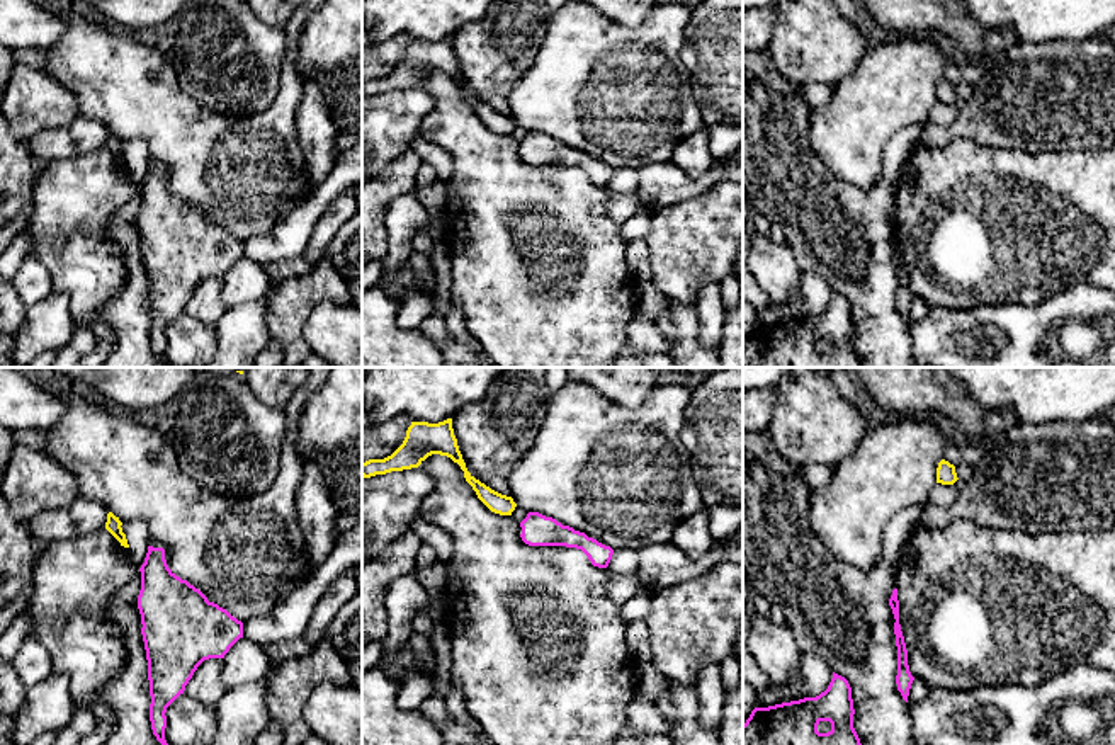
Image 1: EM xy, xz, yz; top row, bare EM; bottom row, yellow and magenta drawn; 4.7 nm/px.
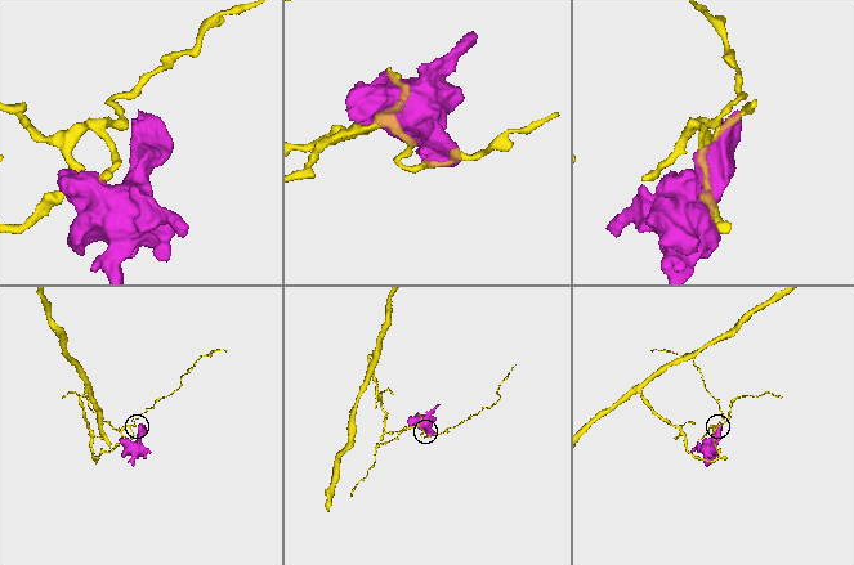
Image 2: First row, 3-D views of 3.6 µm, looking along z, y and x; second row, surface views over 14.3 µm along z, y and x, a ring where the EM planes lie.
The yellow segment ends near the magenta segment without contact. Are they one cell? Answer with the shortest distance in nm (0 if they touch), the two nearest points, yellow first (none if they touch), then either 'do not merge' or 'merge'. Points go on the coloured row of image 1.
60 nm | xz (510, 514), (520, 523) | do not merge

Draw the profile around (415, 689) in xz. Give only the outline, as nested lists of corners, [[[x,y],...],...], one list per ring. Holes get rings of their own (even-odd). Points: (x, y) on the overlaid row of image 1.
[[[411,672],[408,679],[401,684],[398,694],[398,706],[403,709],[418,709],[423,701],[435,692],[433,682],[430,677]]]

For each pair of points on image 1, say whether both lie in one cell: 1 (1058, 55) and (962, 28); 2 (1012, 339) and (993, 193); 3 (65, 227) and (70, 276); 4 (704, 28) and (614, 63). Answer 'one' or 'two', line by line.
1: two
2: two
3: one
4: two

